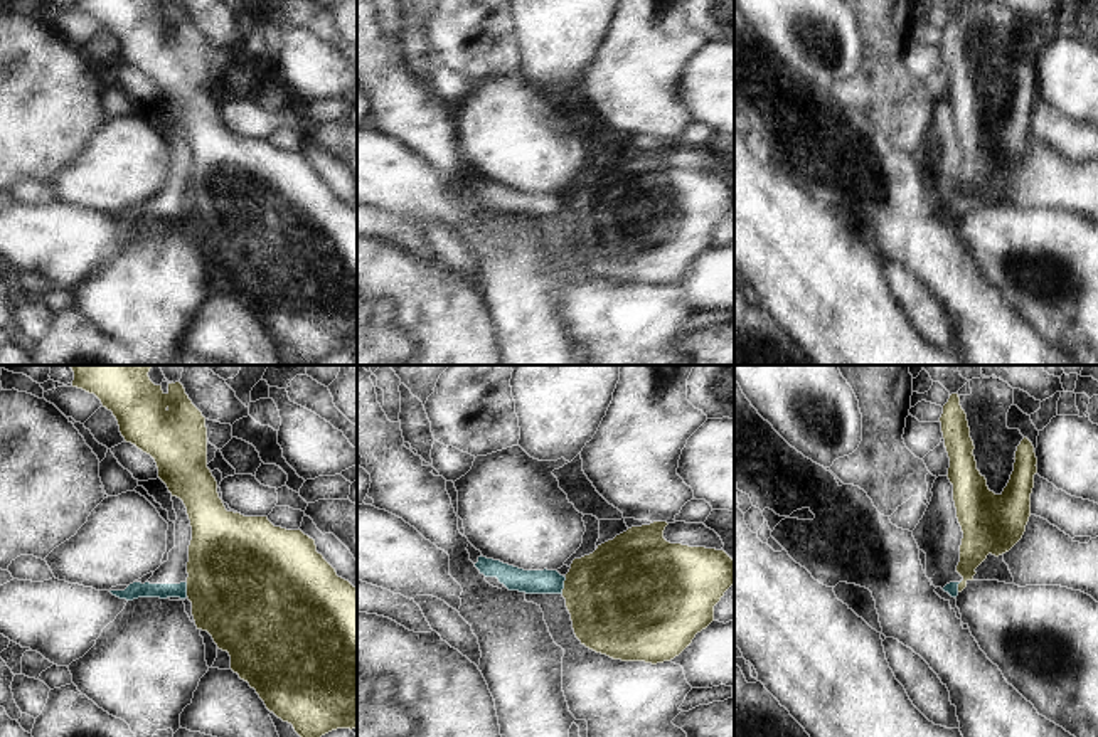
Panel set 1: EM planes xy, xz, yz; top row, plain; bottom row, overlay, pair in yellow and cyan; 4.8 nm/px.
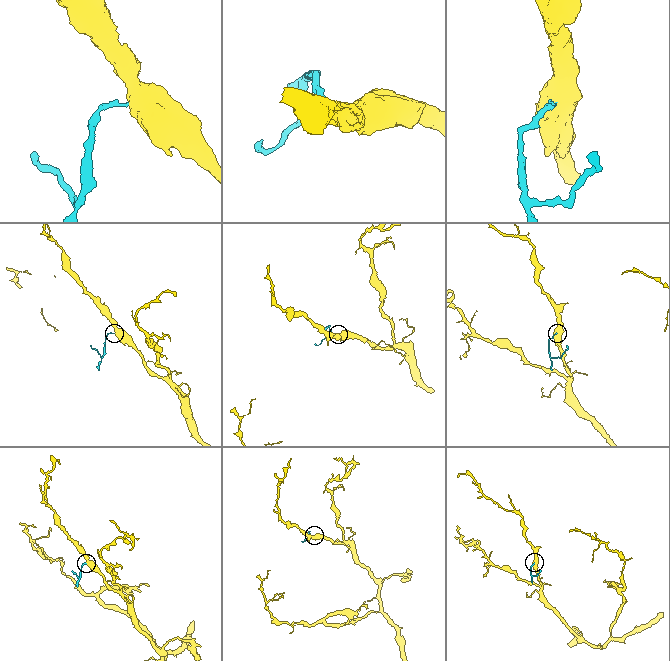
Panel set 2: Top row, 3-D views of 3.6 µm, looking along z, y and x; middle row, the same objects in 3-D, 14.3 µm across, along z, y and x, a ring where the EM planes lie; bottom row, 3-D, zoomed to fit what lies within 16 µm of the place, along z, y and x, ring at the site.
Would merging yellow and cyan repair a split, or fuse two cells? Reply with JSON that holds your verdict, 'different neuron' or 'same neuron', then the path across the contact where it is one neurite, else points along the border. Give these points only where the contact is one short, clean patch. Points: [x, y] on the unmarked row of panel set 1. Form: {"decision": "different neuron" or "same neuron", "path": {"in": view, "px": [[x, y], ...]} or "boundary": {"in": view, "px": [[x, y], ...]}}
{"decision": "different neuron", "boundary": {"in": "xz", "px": [[566, 201], [561, 216]]}}

